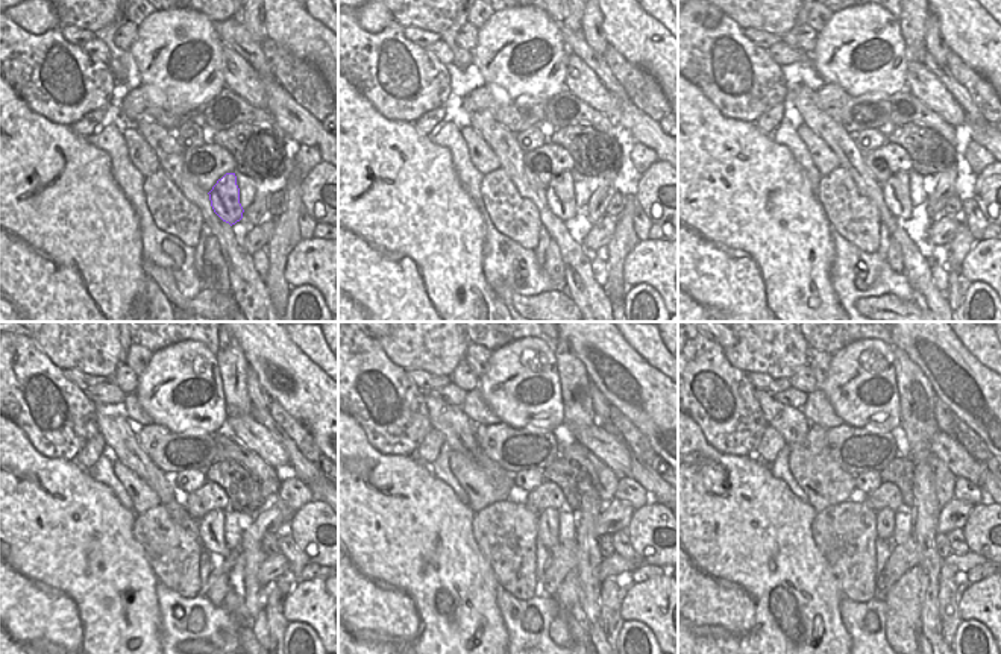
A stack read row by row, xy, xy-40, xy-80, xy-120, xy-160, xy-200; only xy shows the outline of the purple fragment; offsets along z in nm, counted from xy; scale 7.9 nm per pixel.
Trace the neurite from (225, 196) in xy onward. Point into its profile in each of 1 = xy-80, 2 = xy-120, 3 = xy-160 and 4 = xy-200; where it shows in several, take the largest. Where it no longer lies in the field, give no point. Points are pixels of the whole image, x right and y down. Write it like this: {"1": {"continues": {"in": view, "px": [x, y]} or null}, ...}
{"1": {"continues": {"in": "xy-80", "px": [897, 193]}}, "2": {"continues": {"in": "xy-120", "px": [211, 527]}}, "3": {"continues": {"in": "xy-160", "px": [548, 519]}}, "4": {"continues": {"in": "xy-200", "px": [884, 518]}}}

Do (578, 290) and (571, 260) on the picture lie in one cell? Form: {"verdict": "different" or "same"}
{"verdict": "same"}

